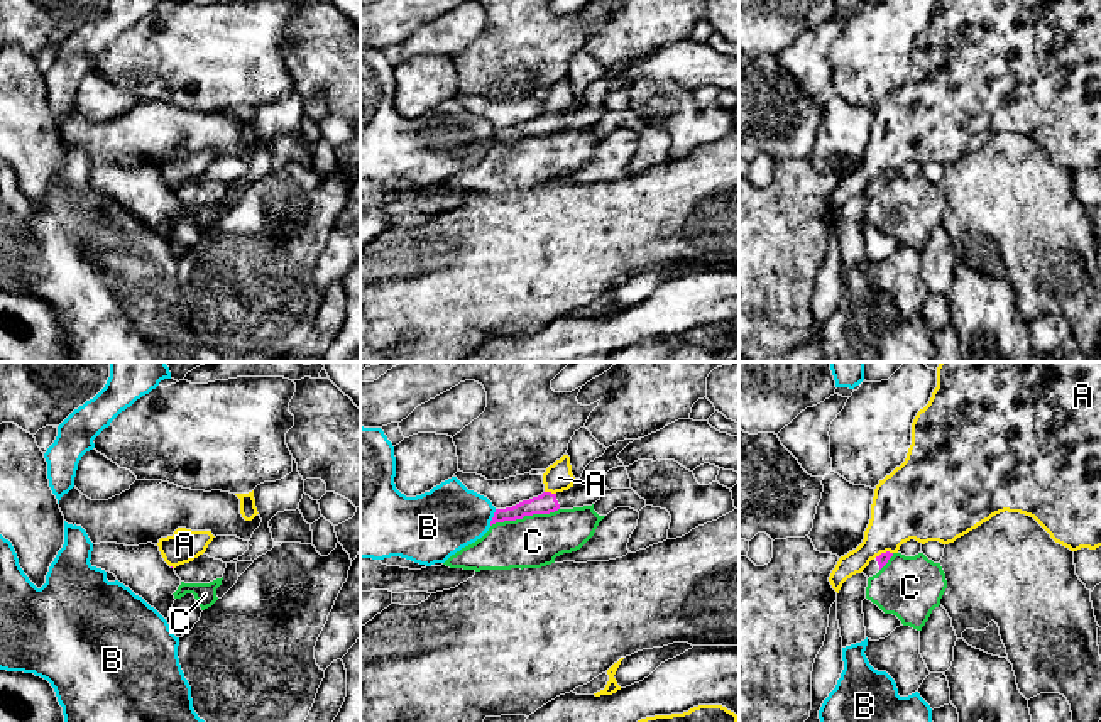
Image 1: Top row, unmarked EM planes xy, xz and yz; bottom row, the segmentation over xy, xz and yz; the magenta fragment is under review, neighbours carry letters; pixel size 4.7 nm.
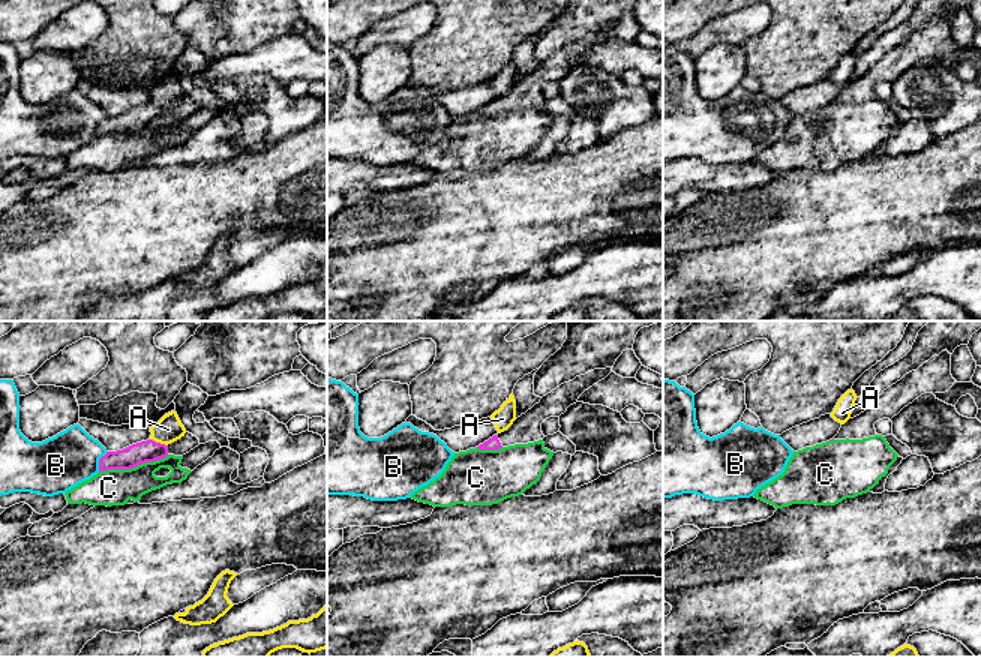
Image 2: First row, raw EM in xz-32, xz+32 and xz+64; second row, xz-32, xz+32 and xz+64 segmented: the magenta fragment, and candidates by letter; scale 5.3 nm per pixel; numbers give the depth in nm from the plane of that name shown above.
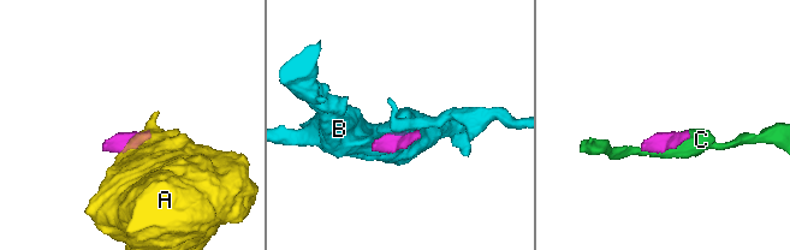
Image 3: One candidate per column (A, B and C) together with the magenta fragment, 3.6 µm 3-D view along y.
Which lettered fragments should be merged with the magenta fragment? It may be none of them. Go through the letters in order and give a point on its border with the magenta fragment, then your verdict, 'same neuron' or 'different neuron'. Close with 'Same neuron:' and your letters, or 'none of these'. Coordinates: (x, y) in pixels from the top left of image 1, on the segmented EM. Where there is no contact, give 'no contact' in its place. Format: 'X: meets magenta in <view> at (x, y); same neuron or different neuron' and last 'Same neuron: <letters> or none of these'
A: meets magenta in xz at (550, 492); different neuron
B: meets magenta in xz at (492, 518); different neuron
C: meets magenta in xz at (525, 514); different neuron
Same neuron: none of these

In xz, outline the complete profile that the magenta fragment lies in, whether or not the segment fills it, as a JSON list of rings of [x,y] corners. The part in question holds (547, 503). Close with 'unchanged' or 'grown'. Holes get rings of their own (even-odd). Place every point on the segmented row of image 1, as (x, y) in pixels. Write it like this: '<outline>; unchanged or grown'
[[[634,440],[617,441],[605,453],[590,462],[582,477],[575,479],[573,485],[563,492],[543,492],[538,497],[523,500],[512,507],[496,509],[490,526],[504,521],[523,519],[533,514],[550,514],[558,509],[573,509],[592,506],[604,495],[602,484],[609,470],[624,467],[617,455]]]; grown

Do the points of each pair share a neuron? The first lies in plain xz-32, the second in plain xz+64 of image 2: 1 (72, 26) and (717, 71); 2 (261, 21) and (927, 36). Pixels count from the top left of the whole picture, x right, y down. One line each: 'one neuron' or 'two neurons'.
1: two neurons
2: two neurons

